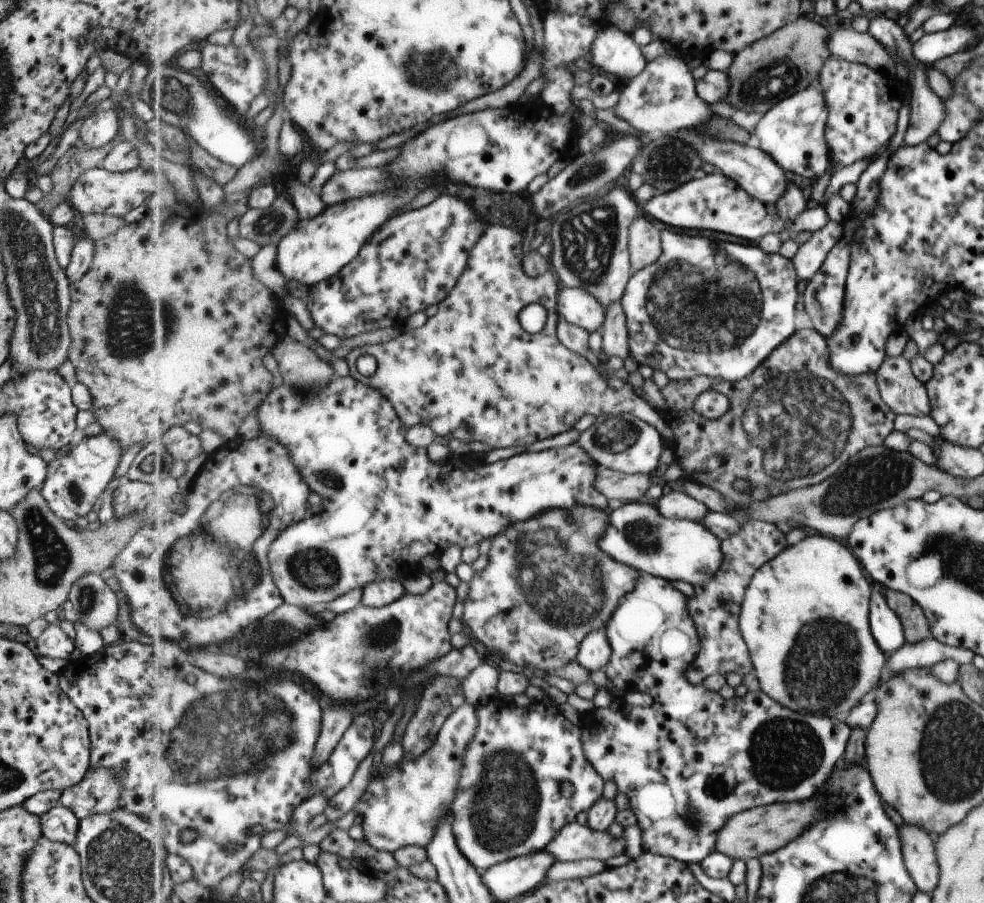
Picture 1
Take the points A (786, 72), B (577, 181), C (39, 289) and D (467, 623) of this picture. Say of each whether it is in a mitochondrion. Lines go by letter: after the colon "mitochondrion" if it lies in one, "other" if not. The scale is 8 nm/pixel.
A: mitochondrion
B: mitochondrion
C: mitochondrion
D: other

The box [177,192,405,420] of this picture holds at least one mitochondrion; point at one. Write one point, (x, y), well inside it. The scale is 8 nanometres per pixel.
(265, 225)

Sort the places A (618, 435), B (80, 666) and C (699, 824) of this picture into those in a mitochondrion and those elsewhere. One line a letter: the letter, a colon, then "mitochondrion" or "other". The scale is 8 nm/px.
A: mitochondrion
B: other
C: mitochondrion

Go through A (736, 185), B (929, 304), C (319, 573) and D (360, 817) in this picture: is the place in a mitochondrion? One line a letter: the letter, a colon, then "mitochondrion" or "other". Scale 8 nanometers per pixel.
A: other
B: other
C: mitochondrion
D: other

